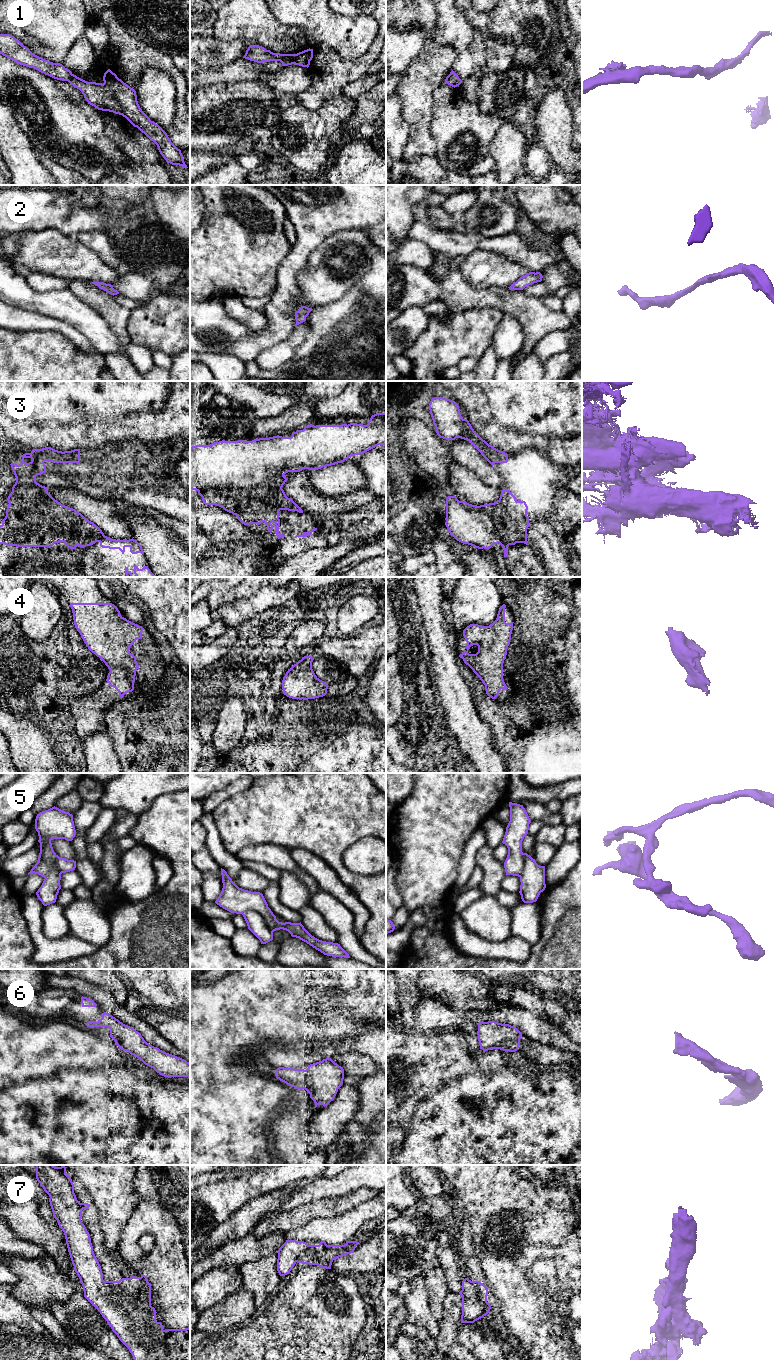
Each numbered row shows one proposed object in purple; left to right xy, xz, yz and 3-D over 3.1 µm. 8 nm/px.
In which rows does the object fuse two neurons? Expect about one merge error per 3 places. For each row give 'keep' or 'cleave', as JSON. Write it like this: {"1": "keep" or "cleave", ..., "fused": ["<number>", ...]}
{"1": "keep", "2": "keep", "3": "cleave", "4": "keep", "5": "cleave", "6": "keep", "7": "keep", "fused": ["3", "5"]}

